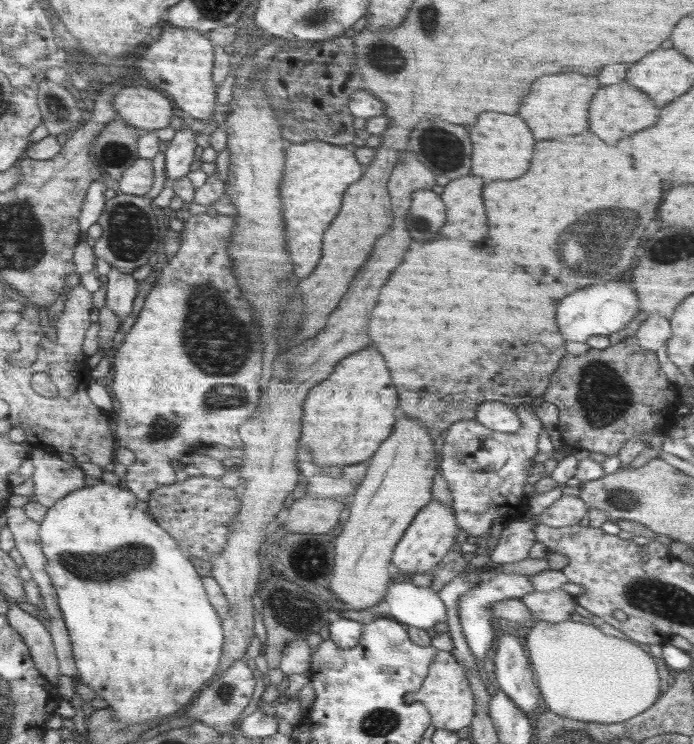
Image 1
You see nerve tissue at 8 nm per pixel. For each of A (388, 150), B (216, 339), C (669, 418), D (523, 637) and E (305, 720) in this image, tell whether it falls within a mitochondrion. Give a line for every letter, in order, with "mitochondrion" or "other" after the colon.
A: other
B: mitochondrion
C: other
D: other
E: other

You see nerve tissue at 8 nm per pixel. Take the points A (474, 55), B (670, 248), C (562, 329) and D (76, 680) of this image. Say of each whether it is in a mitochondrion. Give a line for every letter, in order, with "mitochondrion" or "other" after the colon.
A: other
B: mitochondrion
C: other
D: other

